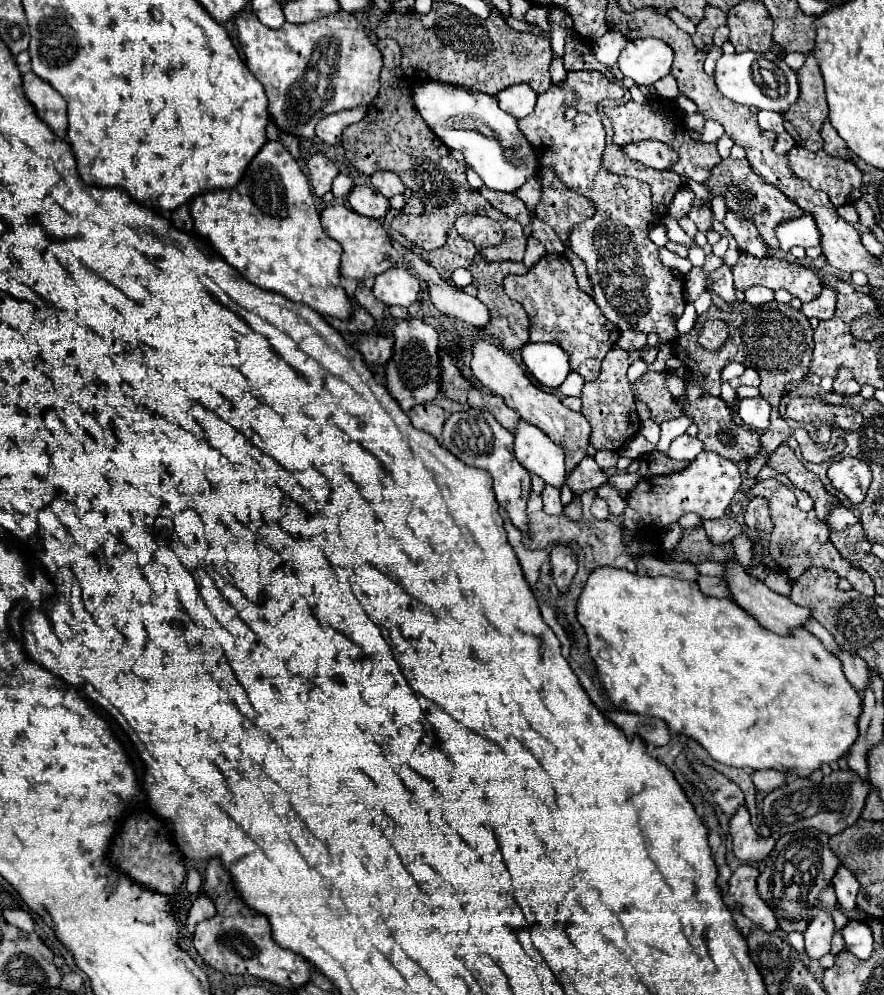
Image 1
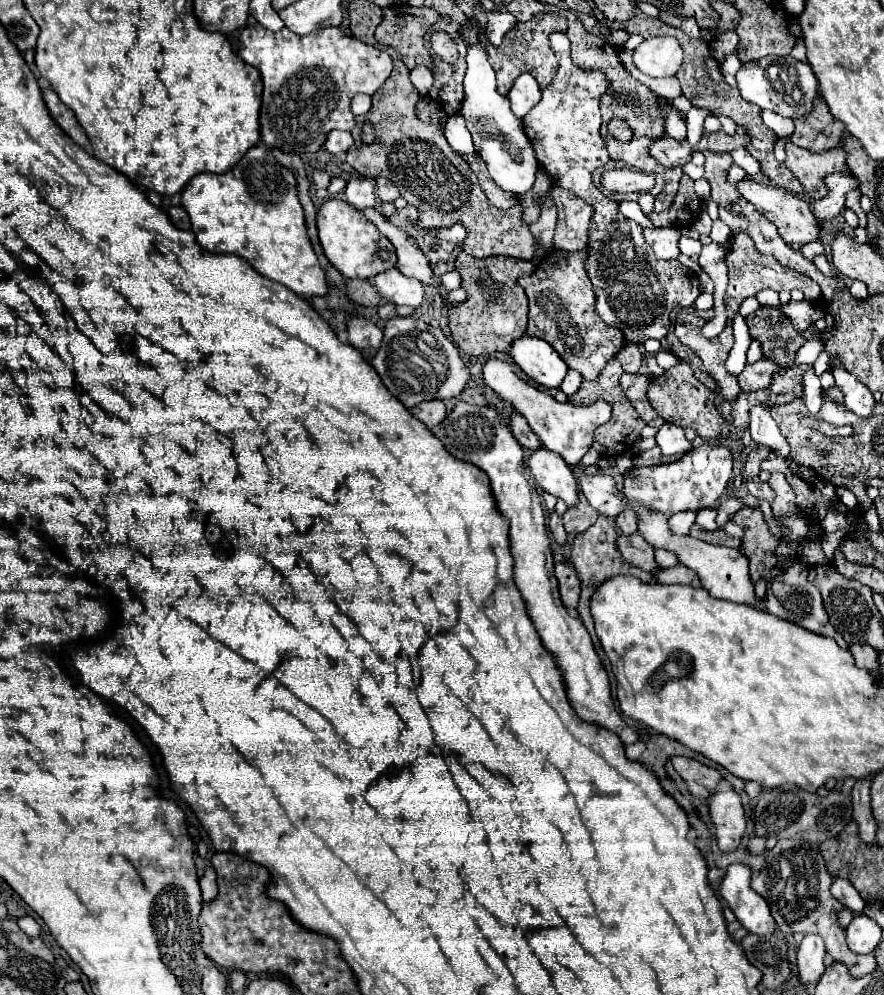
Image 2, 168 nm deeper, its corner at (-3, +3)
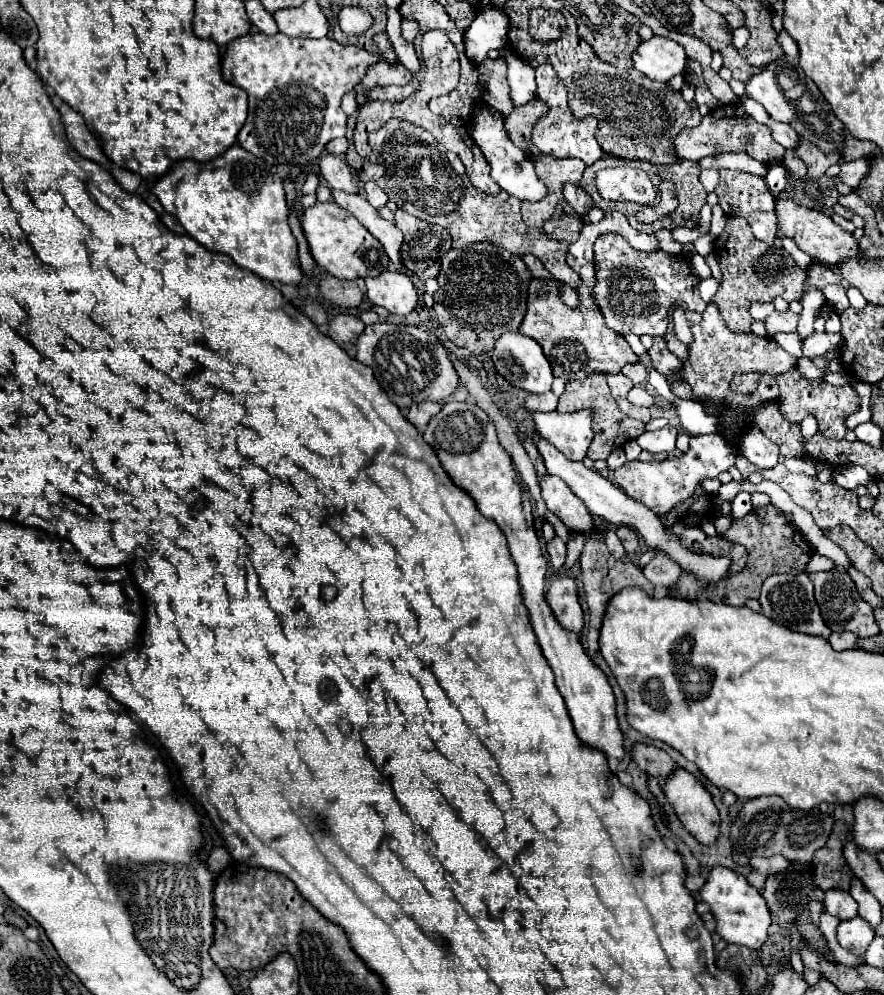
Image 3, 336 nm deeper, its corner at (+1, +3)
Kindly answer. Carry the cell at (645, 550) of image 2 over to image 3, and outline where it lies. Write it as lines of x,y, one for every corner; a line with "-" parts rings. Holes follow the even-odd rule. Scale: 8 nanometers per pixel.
607,531
607,535
605,535
605,543
607,543
609,553
611,553
615,559
621,559
621,557
625,555
625,549
623,549
619,537
615,535
615,531

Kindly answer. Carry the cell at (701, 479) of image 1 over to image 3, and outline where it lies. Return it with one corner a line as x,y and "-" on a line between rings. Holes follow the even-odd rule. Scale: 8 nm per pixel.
717,433
693,435
689,451
683,453
681,457
671,457
661,463
627,461
619,469
615,469
615,481
627,495
639,499
647,507
651,507
657,515
667,515
675,505
693,497
705,479
715,479
719,473
727,471
735,463
735,459
737,449
731,447
731,443
719,437

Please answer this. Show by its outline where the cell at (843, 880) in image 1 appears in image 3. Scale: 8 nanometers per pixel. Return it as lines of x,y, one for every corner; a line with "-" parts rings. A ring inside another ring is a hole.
827,889
825,891
825,911
829,915
839,917
841,921
851,919
857,915
857,901
849,895
849,891
841,891
841,889

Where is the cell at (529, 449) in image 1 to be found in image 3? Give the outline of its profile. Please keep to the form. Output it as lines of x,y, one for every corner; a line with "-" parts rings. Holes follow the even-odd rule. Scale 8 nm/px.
543,475
537,477
541,495
547,503
547,509
551,509
571,531
589,531
593,529
591,515
581,499
567,487
563,479
557,475

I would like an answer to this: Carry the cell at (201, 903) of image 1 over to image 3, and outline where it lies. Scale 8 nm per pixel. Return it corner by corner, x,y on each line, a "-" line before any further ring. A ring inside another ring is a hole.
215,847
211,853
209,853
209,857
207,857
207,869
211,871
211,873
219,873
219,871
223,871
225,867
227,867
227,863
231,863
231,855
227,853
227,849
225,847

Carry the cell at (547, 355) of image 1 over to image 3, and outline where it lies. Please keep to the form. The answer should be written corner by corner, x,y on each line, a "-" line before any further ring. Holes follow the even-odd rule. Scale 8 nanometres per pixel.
503,333
493,349
493,363
497,367
497,371
515,387
521,387
529,393
547,393
551,391
551,383
553,383
553,371
551,371
551,363
547,361
547,357
543,355
539,343
531,337
525,337
521,333

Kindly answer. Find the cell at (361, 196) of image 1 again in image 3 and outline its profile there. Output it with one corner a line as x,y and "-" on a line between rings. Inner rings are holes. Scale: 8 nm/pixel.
323,155
319,161
319,175
329,183
331,189
339,189
339,191
345,191
351,195
359,193
357,179
343,157

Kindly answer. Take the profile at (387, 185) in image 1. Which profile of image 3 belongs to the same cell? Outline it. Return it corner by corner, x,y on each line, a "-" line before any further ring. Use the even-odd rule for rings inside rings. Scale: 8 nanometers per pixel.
367,181
367,183
363,185
363,191
365,191
367,201
371,201
377,209
379,209
379,207
383,207
383,205
387,203
387,193
385,193
379,185
375,185
373,181

